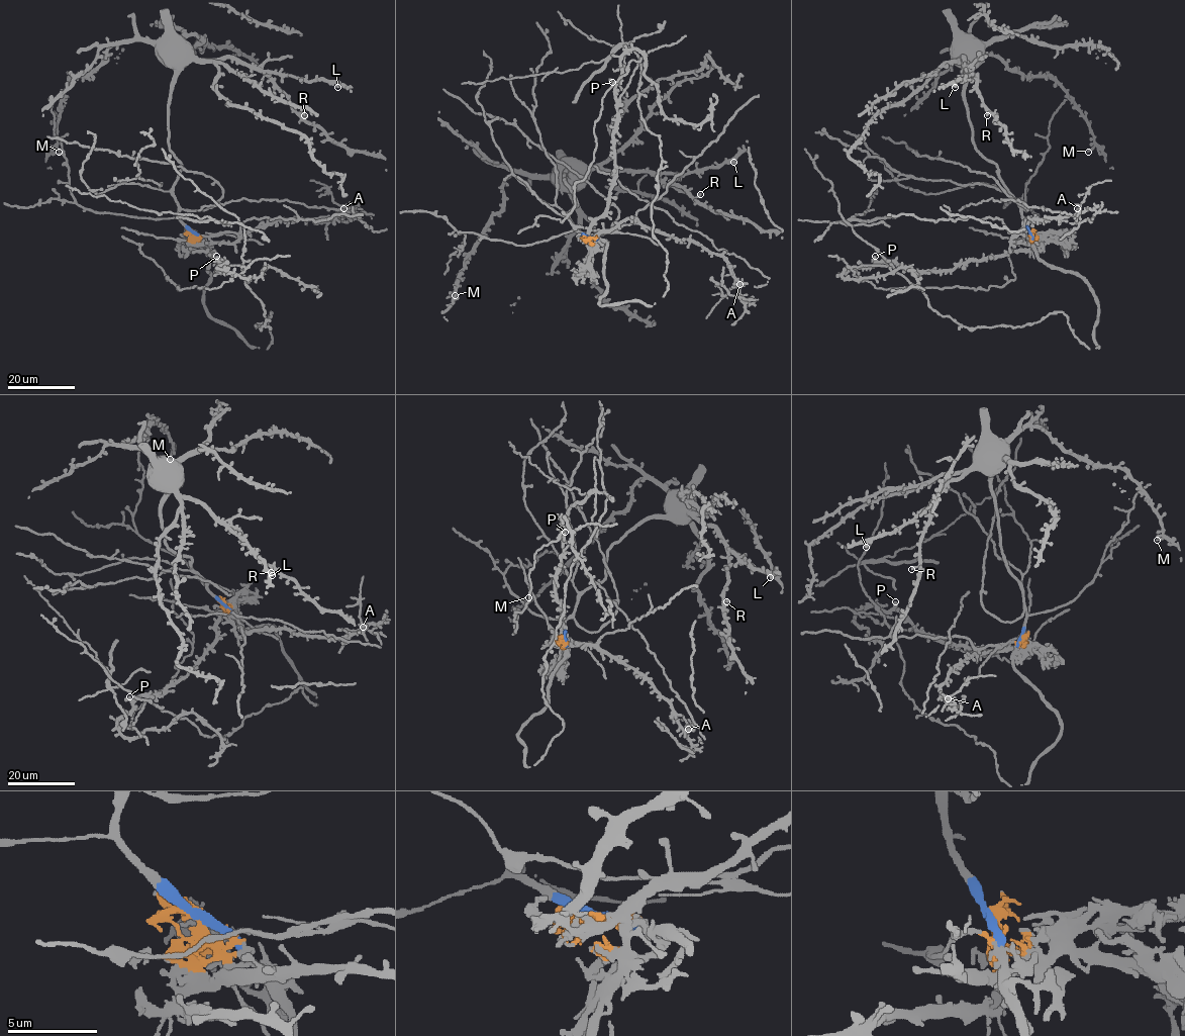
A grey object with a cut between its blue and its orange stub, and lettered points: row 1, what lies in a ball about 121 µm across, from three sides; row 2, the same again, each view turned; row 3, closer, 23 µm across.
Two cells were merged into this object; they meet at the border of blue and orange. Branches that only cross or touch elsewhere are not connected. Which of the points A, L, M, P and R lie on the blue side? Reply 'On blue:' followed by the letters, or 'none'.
On blue: L, M, R

